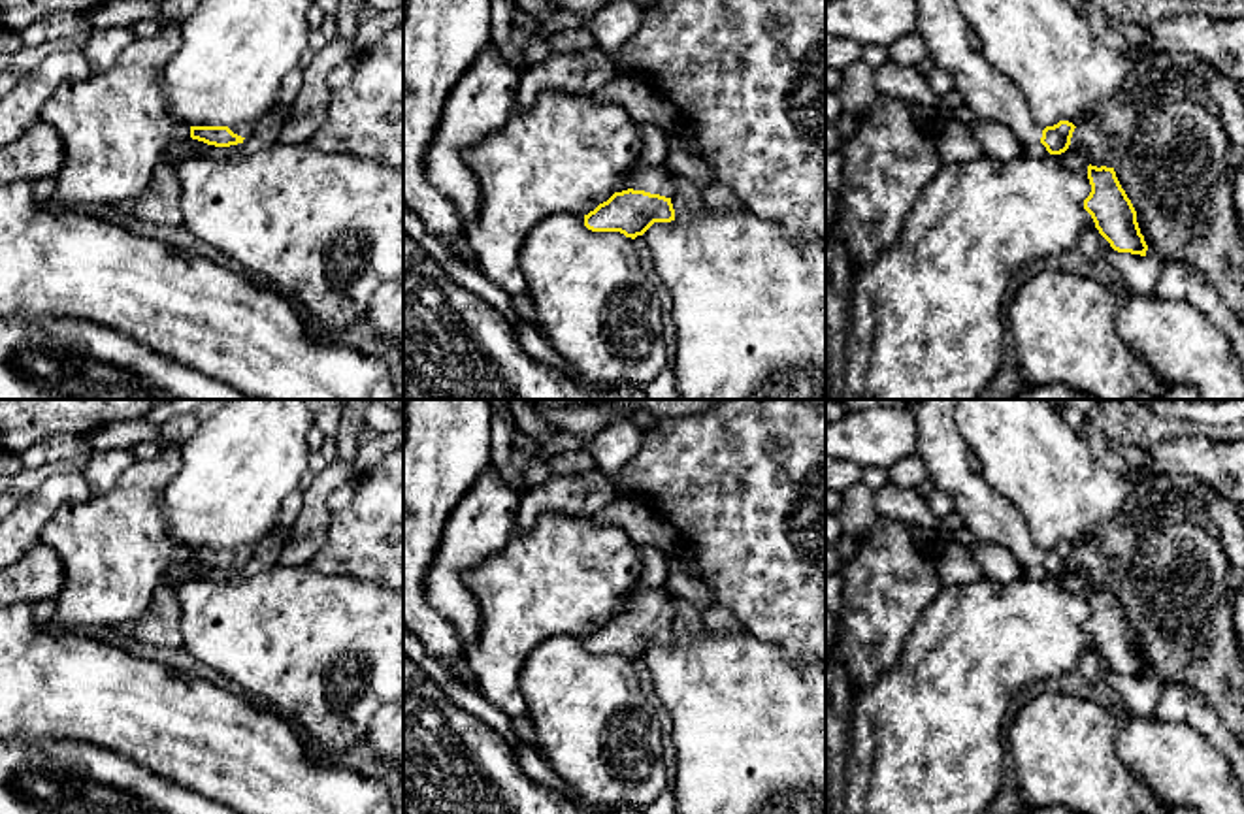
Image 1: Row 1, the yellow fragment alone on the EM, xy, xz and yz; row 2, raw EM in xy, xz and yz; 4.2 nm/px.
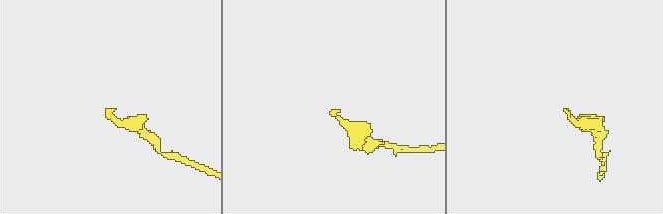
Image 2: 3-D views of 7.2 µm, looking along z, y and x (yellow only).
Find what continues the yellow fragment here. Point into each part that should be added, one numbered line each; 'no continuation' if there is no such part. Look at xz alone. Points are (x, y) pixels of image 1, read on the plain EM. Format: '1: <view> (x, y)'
1: xz (656, 602)

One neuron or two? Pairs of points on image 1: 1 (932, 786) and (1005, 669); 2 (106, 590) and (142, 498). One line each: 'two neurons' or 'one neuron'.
1: one neuron
2: one neuron

